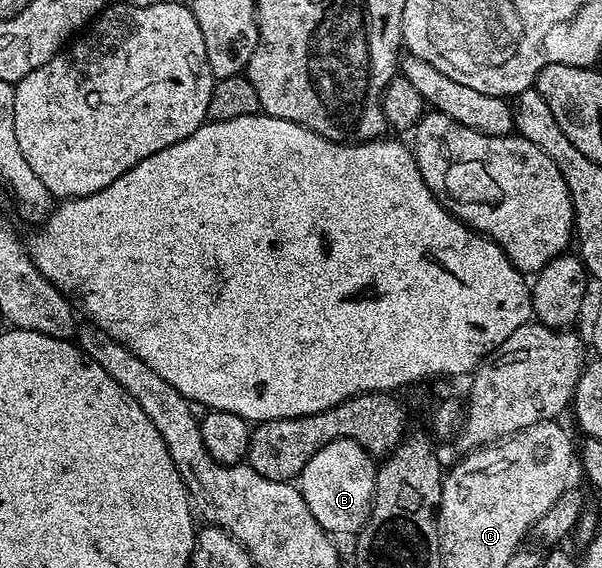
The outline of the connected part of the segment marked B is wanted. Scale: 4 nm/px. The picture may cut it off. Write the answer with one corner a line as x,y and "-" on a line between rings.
335,439
330,441
330,445
318,449
310,461
306,461
298,476
300,495
324,531
336,537
352,537
364,528
372,511
377,470
377,460
357,439

